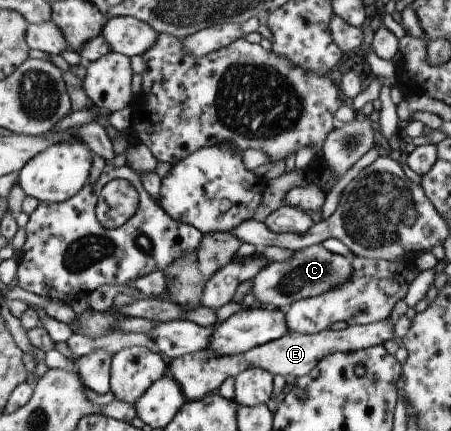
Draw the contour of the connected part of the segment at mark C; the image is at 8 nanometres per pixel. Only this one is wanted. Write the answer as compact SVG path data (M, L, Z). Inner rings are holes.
M313 244L303 249L294 251L293 256L284 261L268 262L251 279L252 294L261 305L273 305L273 307L285 310L296 301L321 295L333 286L342 284L350 276L350 259L345 256L331 253L320 244Z

